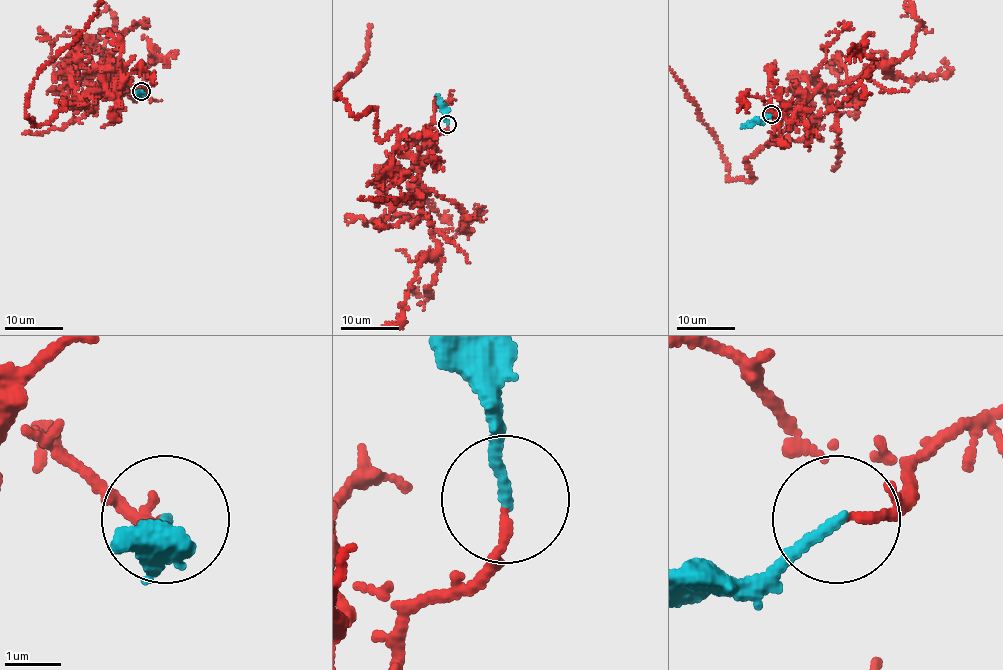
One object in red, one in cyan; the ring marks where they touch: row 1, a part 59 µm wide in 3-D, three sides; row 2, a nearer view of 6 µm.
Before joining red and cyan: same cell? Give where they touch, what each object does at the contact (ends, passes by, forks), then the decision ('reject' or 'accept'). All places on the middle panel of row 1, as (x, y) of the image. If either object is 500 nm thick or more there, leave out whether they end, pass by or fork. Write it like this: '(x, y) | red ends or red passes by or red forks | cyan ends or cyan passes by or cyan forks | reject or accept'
(447, 124) | red passes by | cyan ends | accept

